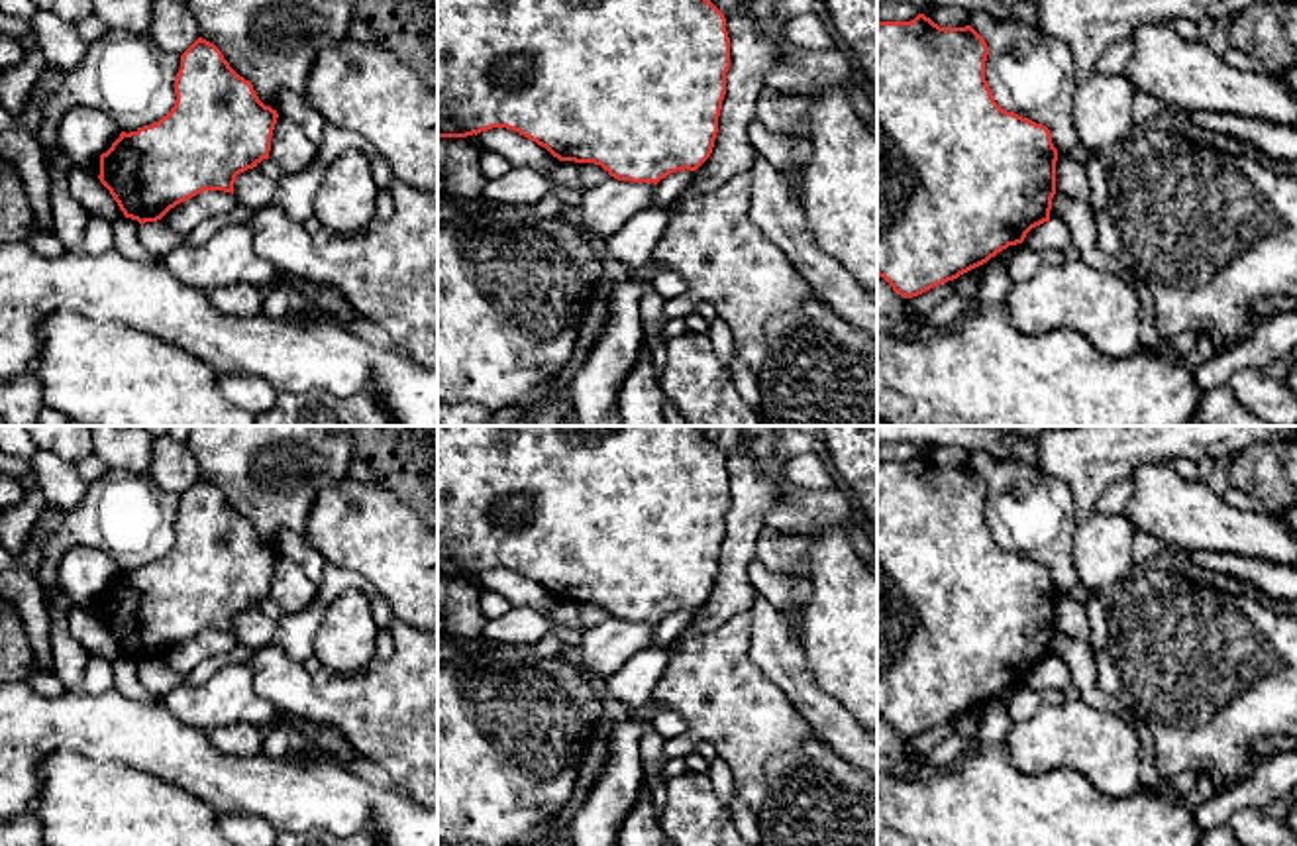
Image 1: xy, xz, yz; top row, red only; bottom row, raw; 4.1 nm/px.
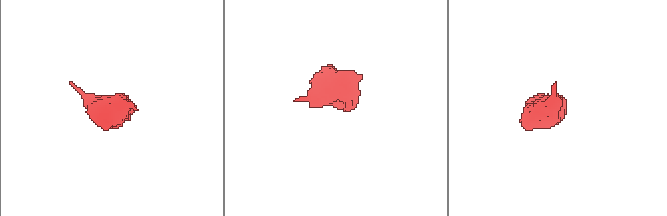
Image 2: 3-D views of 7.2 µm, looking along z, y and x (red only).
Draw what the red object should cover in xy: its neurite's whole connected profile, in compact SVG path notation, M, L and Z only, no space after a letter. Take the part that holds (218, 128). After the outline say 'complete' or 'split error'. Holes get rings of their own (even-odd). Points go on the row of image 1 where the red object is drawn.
M198 37L181 55L175 94L167 116L137 132L122 132L100 155L100 183L124 216L139 224L161 220L171 208L204 190L233 194L235 177L269 159L279 114L259 100L253 84L230 67L214 43Z; complete

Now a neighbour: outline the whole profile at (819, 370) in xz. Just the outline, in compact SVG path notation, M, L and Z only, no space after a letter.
M820 298L765 324L761 426L877 426L877 340Z

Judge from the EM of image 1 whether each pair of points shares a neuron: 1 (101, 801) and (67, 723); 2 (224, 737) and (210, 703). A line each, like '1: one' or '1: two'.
1: two
2: two

